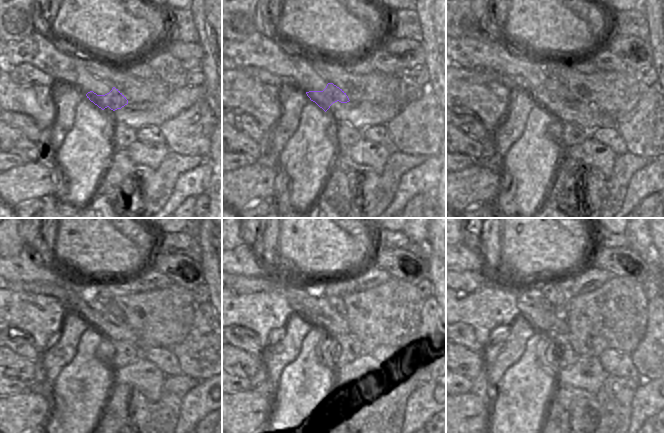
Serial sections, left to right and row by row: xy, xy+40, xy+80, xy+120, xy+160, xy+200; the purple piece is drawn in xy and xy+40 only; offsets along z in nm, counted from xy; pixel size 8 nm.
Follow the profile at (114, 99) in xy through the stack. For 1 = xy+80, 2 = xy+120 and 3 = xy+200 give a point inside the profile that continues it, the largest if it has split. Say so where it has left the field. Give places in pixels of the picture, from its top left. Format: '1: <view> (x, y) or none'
1: xy+80 (553, 91)
2: xy+120 (111, 305)
3: xy+200 (557, 293)

